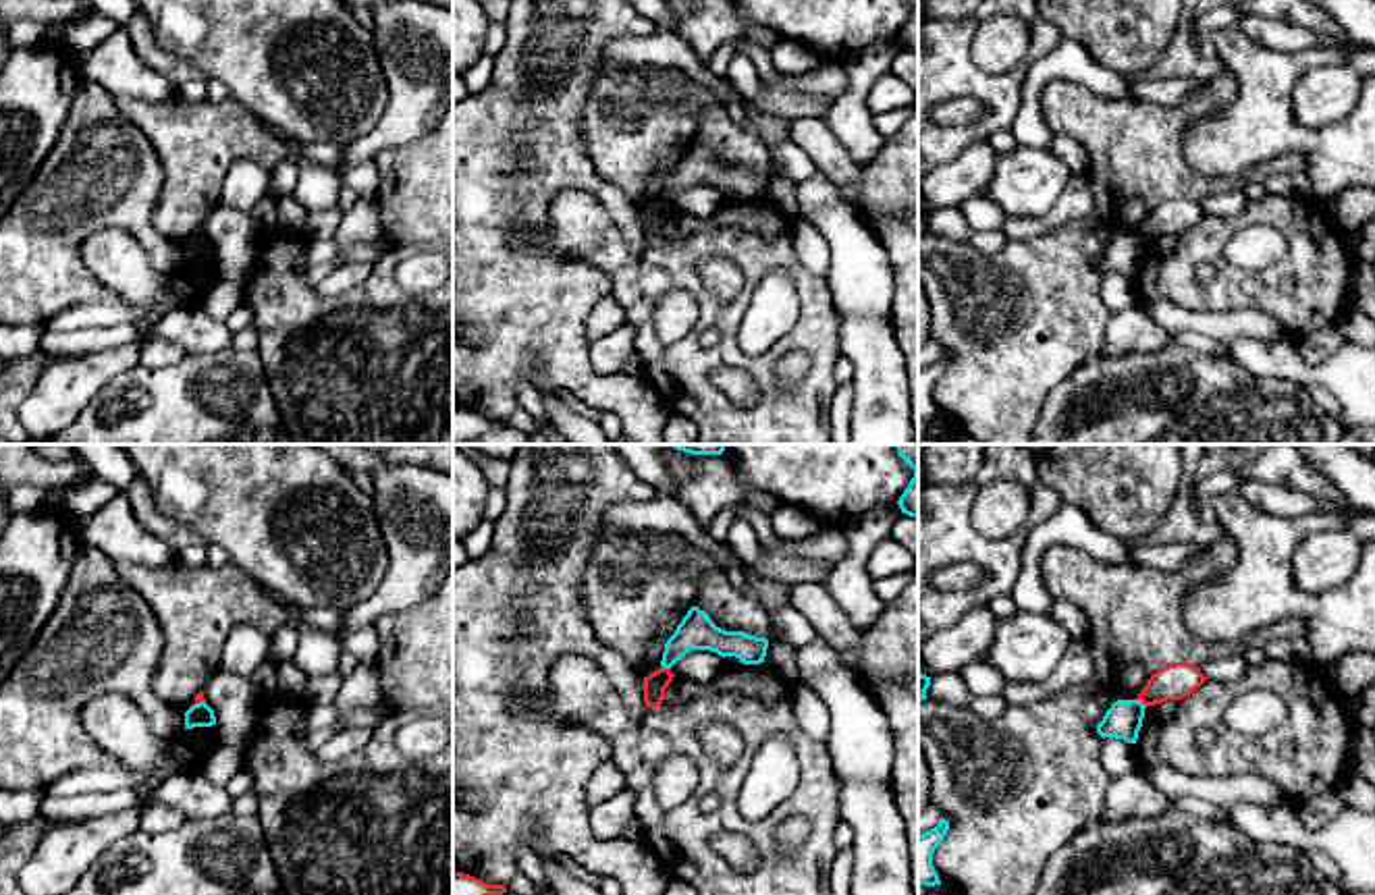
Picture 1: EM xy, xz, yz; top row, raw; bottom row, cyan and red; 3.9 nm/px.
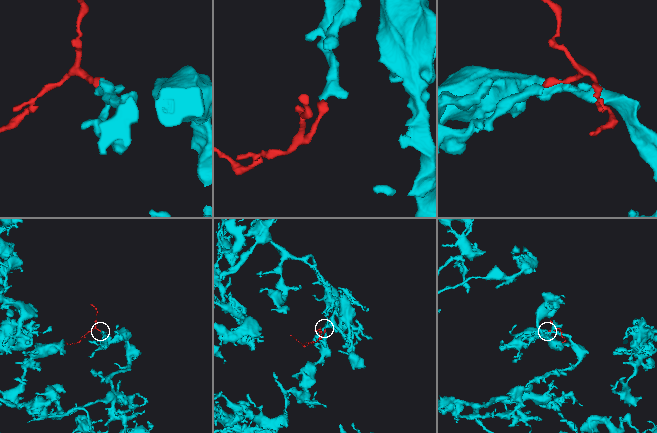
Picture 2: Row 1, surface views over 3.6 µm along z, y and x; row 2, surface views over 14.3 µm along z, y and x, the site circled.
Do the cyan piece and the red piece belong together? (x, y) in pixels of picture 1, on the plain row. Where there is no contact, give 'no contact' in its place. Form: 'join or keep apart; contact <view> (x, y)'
keep apart; contact xz (665, 202)

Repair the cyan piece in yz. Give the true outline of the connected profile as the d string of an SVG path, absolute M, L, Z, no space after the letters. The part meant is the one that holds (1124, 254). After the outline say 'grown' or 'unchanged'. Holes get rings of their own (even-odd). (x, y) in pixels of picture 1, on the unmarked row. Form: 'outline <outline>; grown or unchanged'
outline M1140 235L1113 237L1103 255L1097 260L1097 268L1103 274L1115 272L1128 278L1136 278L1144 253L1144 243L1147 241Z; unchanged

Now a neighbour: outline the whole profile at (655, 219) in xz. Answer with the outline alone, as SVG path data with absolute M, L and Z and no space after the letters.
M660 201L658 206L650 208L648 212L644 212L644 239L648 243L656 243L663 239L665 235L665 224L669 222L669 218L673 216L673 208L671 204Z

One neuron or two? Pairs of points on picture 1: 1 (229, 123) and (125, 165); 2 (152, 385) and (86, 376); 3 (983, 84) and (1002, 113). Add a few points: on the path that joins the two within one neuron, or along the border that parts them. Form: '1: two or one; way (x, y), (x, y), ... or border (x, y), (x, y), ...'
1: two; border (123, 117), (160, 163), (156, 202)
2: two; border (125, 368), (77, 416)
3: one; way (989, 90), (1002, 106)

